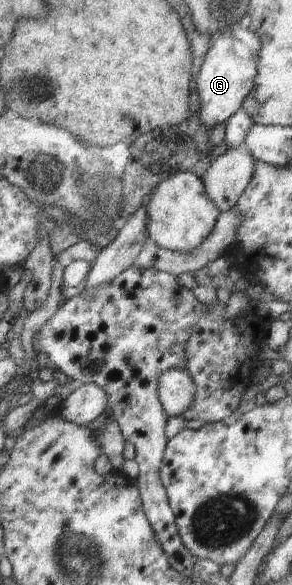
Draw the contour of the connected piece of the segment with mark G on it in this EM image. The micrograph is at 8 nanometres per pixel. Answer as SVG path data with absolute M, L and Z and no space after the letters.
M237 22L230 30L224 32L215 41L205 55L203 64L196 78L196 87L201 99L201 121L210 130L216 126L226 124L231 117L240 111L244 100L255 88L255 79L259 75L259 49L262 40L248 25Z

